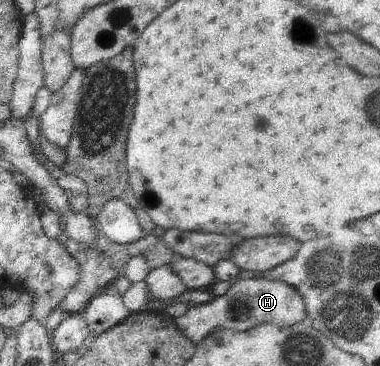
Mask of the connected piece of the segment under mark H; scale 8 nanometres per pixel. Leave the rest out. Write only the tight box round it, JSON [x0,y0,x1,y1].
[173,278,305,345]

